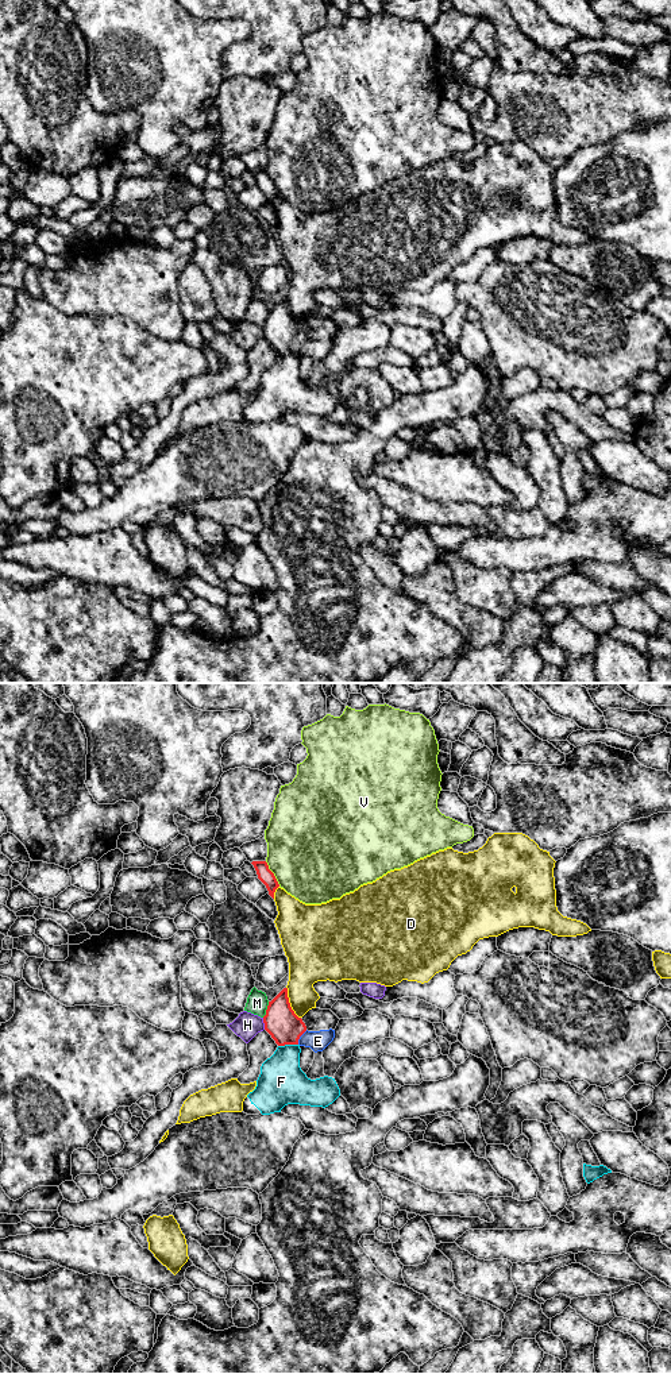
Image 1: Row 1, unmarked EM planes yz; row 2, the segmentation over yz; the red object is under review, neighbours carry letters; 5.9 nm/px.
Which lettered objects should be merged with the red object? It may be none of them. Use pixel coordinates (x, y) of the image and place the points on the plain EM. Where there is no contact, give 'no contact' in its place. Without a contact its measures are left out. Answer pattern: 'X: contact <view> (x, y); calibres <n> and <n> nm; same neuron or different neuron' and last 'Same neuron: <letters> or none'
D: contact yz (289, 312); calibres 200 and 220 nm; different neuron
E: contact yz (300, 344); calibres 200 and 120 nm; different neuron
F: contact yz (288, 352); calibres 200 and 280 nm; different neuron
H: contact yz (263, 331); calibres 200 and 150 nm; different neuron
M: contact yz (266, 319); calibres 200 and 130 nm; different neuron
V: contact yz (273, 182); calibres 90 and 500 nm; different neuron
Same neuron: none

